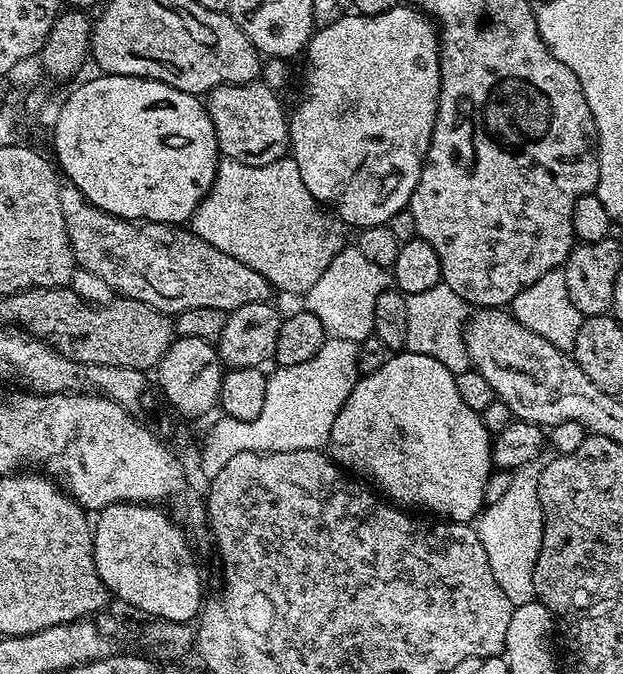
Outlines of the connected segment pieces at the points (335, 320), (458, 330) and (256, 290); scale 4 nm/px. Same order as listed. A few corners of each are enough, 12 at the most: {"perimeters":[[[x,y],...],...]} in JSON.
{"perimeters":[[[345,246],[303,293],[334,340],[373,335],[390,276]],[[442,282],[408,297],[407,351],[470,368],[470,315]],[[61,183],[77,265],[160,312],[230,313],[272,285],[187,227]]]}

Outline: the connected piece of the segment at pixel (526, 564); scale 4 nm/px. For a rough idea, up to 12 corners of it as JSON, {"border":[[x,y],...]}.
{"border":[[541,465],[510,490],[475,525],[513,606],[536,599],[544,515]]}

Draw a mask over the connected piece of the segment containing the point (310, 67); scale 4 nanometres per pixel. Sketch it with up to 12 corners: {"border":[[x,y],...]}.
{"border":[[411,6],[308,41],[291,159],[359,230],[409,207],[440,101]]}

